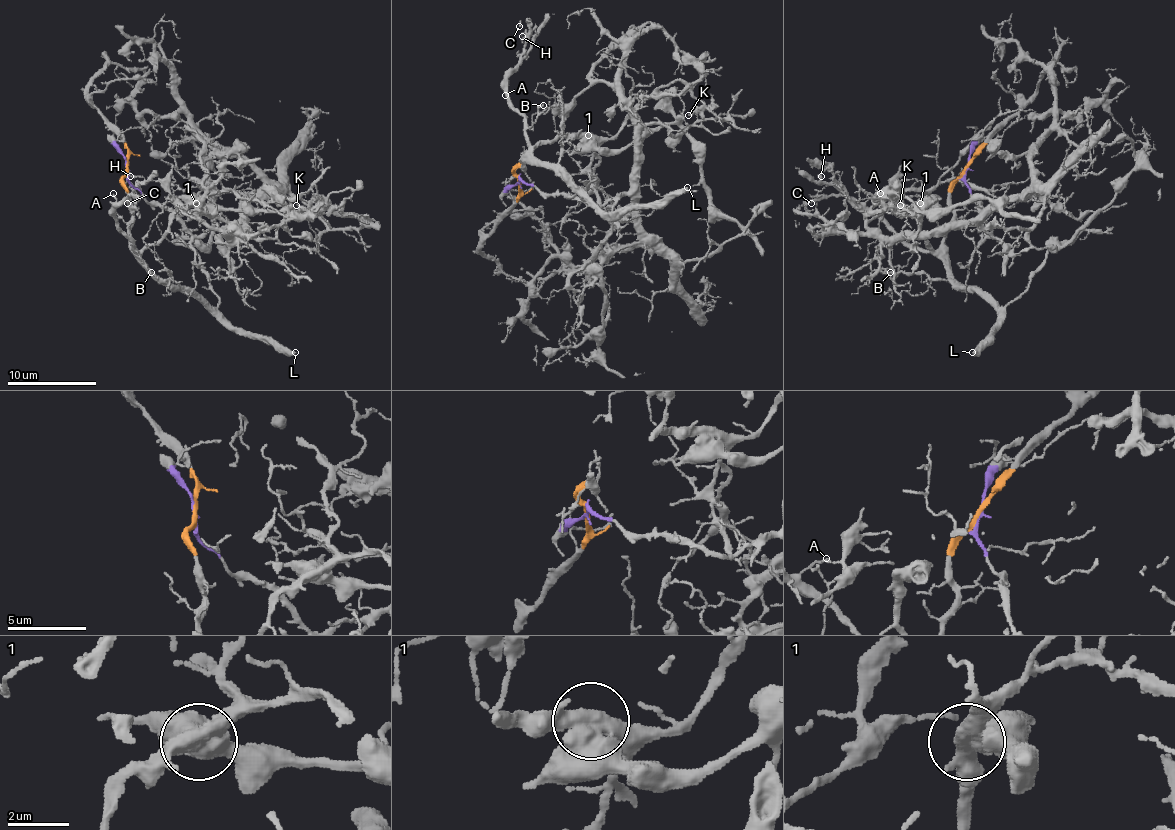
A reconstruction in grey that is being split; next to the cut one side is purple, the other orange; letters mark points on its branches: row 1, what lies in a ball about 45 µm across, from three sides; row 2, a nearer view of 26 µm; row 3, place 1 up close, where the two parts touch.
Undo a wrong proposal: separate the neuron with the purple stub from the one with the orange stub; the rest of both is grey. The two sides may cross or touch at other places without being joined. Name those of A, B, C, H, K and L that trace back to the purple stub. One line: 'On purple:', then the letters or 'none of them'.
On purple: none of them

